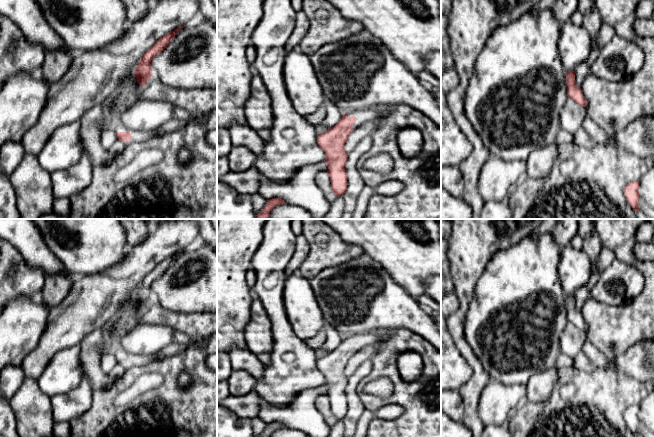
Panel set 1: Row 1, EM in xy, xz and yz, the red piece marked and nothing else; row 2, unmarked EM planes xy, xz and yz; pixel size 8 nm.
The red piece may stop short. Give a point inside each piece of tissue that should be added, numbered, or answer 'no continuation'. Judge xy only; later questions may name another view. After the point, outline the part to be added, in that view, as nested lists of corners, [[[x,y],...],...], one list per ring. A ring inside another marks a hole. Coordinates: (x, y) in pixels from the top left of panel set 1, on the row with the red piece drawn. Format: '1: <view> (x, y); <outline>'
1: xy (137, 136); [[[118,123],[115,124],[112,129],[114,130],[115,134],[117,132],[129,132],[131,134],[132,136],[131,141],[123,142],[125,146],[128,146],[129,144],[132,144],[132,143],[146,142],[148,139],[157,136],[156,129],[152,131],[135,131],[135,130],[126,129],[124,126]]]

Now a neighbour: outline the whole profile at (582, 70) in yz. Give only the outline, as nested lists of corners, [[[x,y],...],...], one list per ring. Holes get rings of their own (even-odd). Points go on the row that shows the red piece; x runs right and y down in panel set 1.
[[[587,61],[578,64],[574,72],[575,72],[576,85],[578,87],[581,87],[581,84],[584,81],[584,79],[587,77],[588,74],[590,74],[590,67]]]

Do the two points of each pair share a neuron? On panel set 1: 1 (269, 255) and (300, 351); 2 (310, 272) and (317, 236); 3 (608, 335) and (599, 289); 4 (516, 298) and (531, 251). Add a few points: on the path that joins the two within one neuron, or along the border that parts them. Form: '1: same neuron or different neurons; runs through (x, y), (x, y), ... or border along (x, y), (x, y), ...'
1: same neuron; runs through (268, 279), (269, 290), (281, 327)
2: same neuron; runs through (314, 263), (317, 260), (317, 245)
3: different neurons; border along (590, 297), (612, 305), (625, 304)
4: same neuron; runs through (520, 286), (531, 263)

